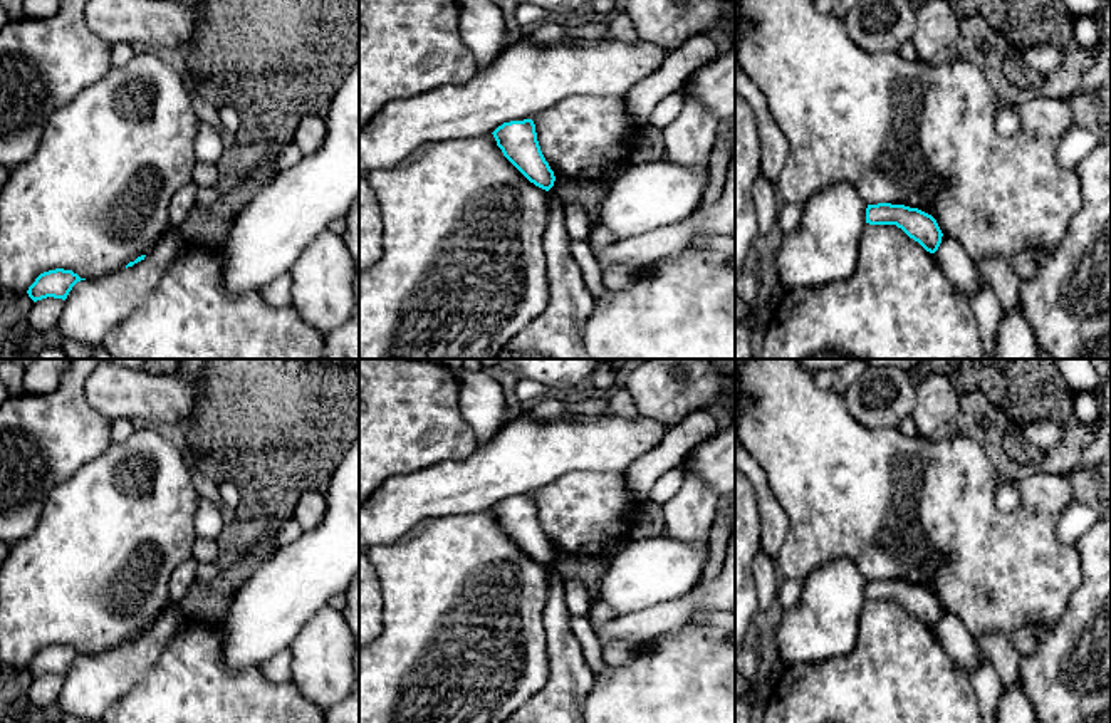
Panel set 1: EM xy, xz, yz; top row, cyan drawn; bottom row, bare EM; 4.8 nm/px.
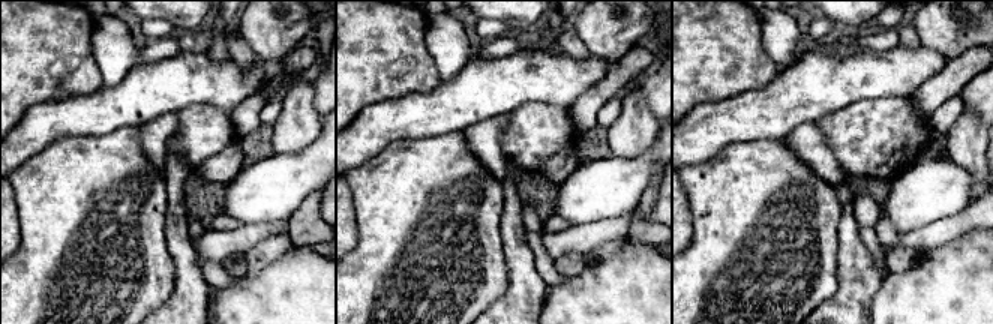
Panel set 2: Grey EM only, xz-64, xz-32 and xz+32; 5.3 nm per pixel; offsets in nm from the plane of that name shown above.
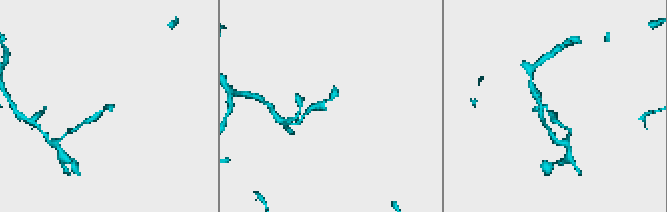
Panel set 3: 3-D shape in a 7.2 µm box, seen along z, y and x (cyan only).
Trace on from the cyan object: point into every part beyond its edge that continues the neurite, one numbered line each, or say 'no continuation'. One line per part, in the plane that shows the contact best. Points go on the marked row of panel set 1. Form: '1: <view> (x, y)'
no continuation

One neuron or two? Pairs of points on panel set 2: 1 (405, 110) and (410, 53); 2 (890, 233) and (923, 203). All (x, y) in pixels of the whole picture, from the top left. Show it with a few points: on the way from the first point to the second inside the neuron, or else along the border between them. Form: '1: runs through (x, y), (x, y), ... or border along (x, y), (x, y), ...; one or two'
1: border along (440, 83), (431, 90), (410, 92), (372, 104); two
2: border along (884, 216), (899, 233); two

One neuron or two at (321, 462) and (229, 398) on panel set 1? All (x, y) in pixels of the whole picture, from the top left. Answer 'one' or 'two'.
one

